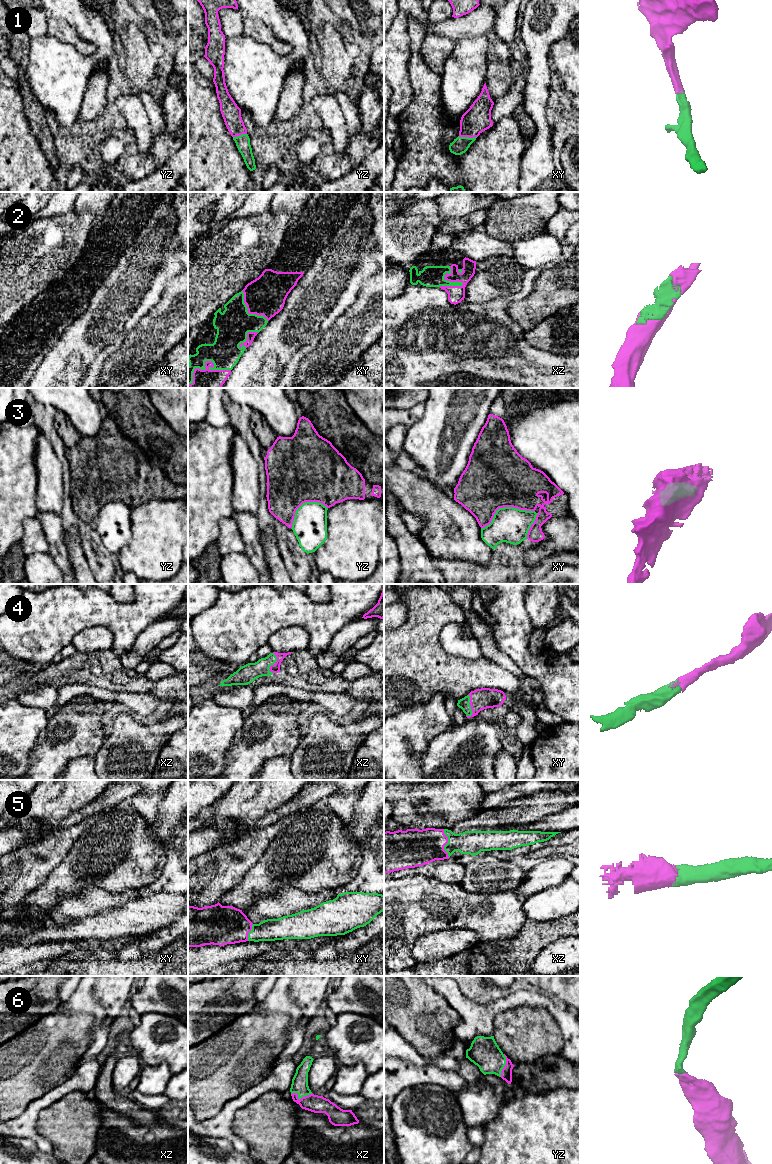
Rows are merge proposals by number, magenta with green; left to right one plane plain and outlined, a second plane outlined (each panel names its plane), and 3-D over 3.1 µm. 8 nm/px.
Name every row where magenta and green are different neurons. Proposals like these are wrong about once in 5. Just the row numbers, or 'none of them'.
3

